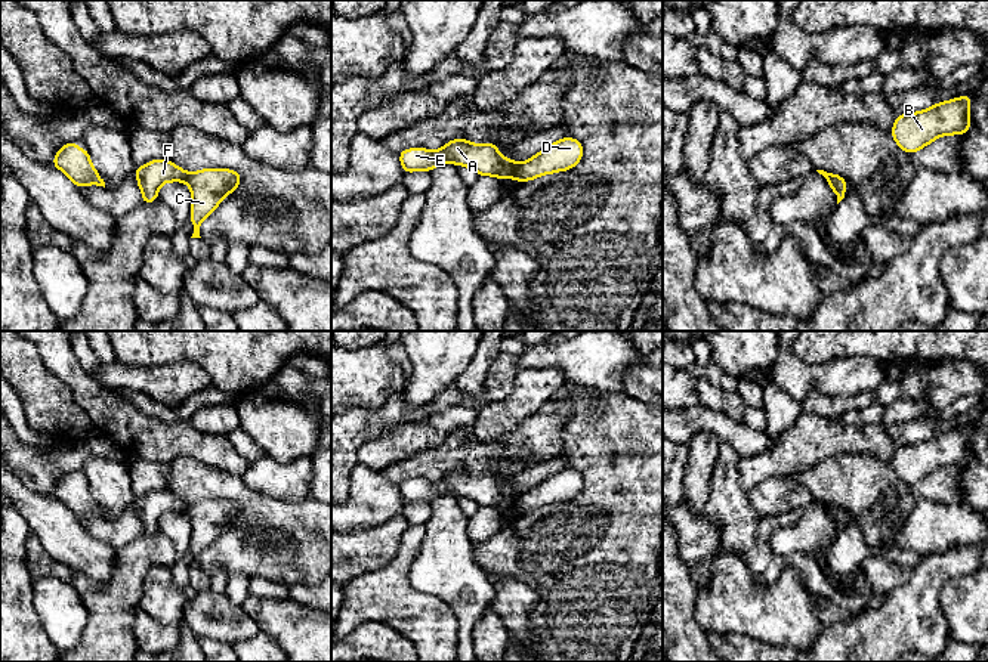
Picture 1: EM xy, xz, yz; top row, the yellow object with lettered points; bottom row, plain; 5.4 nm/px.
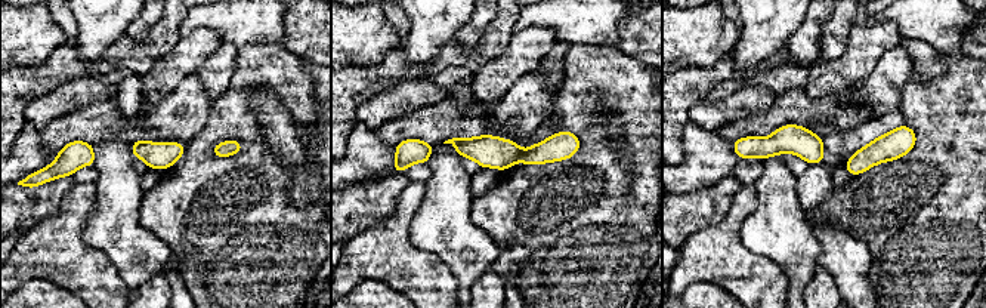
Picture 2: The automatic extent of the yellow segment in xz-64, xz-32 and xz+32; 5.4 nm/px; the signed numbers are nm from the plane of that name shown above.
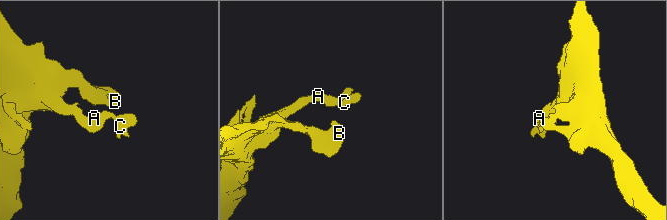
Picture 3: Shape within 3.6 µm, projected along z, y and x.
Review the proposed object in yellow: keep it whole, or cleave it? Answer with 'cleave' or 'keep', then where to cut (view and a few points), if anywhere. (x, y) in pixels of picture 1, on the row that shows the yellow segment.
cleave; cut xz (519, 164), (512, 176)

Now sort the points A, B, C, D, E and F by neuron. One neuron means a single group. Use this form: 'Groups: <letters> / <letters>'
Groups: A B E F / C D

